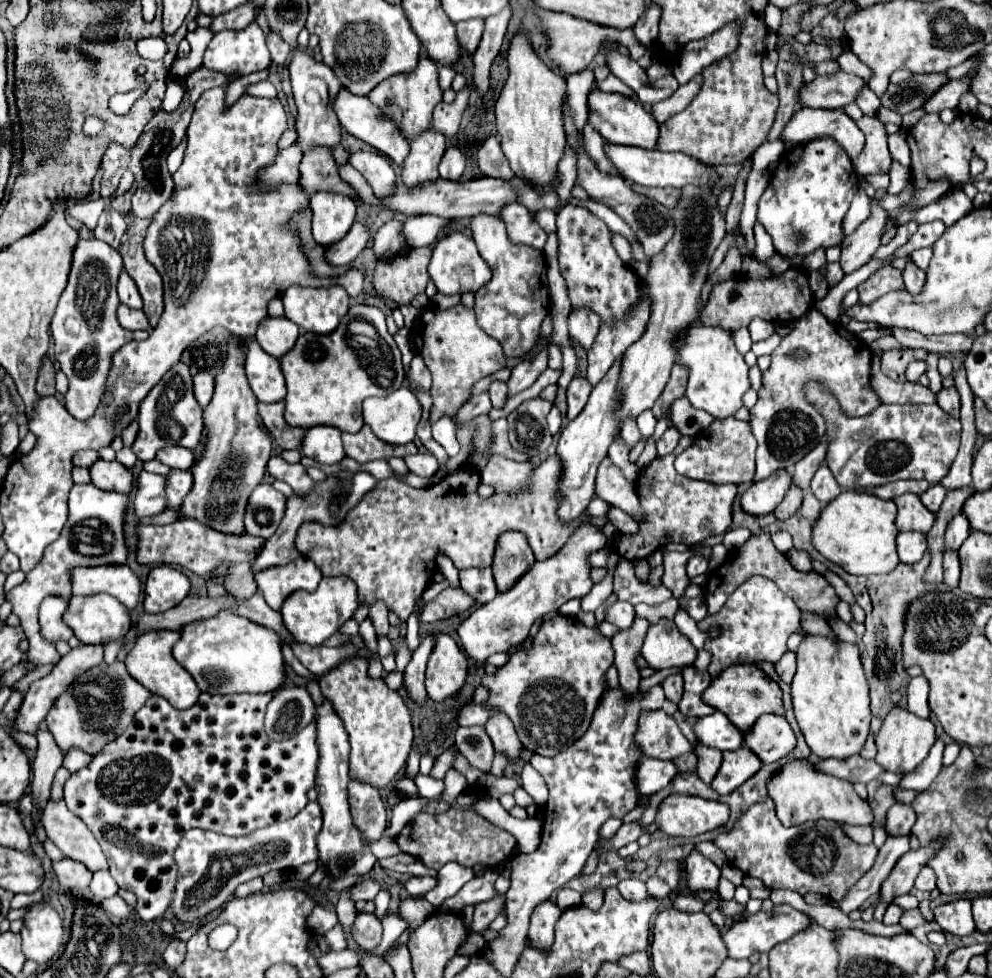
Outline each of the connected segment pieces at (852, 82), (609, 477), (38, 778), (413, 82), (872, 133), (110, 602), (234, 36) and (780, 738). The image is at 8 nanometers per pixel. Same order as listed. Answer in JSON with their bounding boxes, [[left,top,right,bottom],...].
[[798,70,864,108],[596,456,642,520],[32,730,62,824],[368,54,442,140],[854,116,890,174],[66,594,132,644],[204,22,270,74],[744,714,796,764]]

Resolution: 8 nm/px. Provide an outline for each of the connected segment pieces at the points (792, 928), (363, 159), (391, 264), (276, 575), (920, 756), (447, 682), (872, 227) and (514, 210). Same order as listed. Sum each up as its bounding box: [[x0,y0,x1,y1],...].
[[722,904,812,958],[348,152,396,196],[372,246,432,306],[256,558,322,610],[876,706,936,776],[426,634,466,702],[840,190,896,274],[500,202,546,248]]

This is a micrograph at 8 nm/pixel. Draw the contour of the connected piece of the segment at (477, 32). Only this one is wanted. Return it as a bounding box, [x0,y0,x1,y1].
[456,18,484,54]

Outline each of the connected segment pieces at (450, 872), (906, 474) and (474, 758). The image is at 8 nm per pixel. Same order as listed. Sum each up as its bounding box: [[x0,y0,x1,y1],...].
[[424,862,476,908],[806,384,960,490],[456,726,494,772]]

